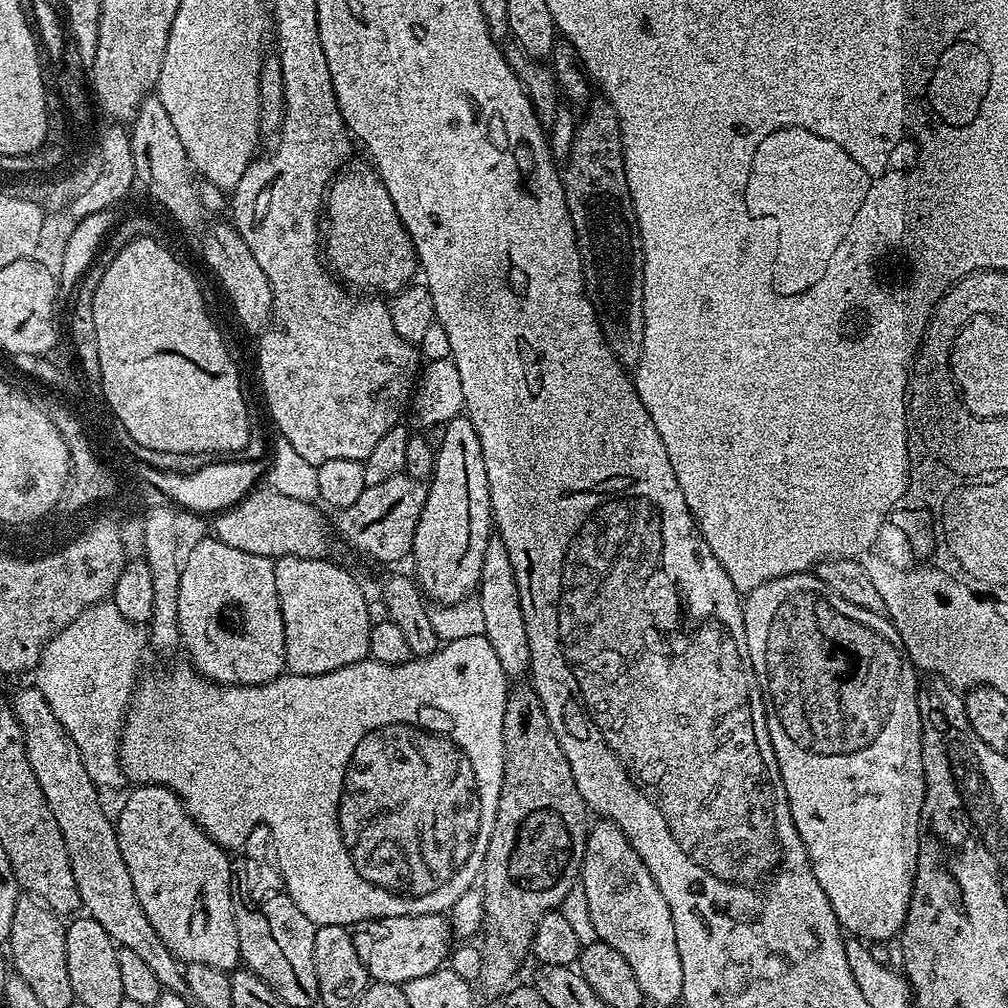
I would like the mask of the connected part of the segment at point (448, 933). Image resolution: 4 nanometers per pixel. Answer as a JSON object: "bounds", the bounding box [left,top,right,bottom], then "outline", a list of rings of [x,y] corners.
{"bounds":[351,914,454,985],"outline":[[[418,914],[363,920],[351,929],[354,950],[364,960],[368,975],[375,982],[404,985],[410,978],[423,978],[434,970],[445,967],[454,944],[454,933],[447,915]]]}

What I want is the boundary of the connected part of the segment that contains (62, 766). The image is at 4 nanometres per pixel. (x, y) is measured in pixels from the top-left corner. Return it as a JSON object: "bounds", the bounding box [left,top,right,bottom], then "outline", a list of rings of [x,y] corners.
{"bounds":[10,686,183,993],"outline":[[[34,686],[20,688],[10,696],[10,703],[24,735],[30,770],[34,770],[34,778],[38,786],[42,786],[46,806],[50,806],[54,822],[58,822],[58,830],[62,830],[83,911],[92,916],[94,922],[99,922],[102,930],[106,930],[119,947],[134,950],[134,954],[140,955],[157,976],[161,989],[183,993],[181,961],[176,959],[166,942],[158,938],[154,926],[150,926],[150,918],[146,918],[146,910],[142,910],[142,902],[138,902],[138,894],[134,894],[134,878],[130,878],[126,858],[122,858],[122,850],[118,850],[113,817],[108,817],[100,805],[101,789],[96,787],[90,774],[86,774],[86,766],[82,766],[82,754],[78,754],[78,746],[74,746],[74,738],[70,738],[62,722],[54,718],[54,710],[50,710],[50,702],[46,702],[42,690]]]}

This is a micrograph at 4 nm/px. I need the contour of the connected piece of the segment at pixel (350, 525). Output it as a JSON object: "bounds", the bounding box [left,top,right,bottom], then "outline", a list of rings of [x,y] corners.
{"bounds":[334,474,428,566],"outline":[[[403,474],[399,476],[395,476],[394,478],[386,478],[386,482],[382,482],[381,484],[369,484],[367,488],[362,490],[362,494],[359,495],[358,500],[350,504],[350,506],[346,506],[345,508],[339,509],[335,513],[336,516],[336,526],[334,522],[334,528],[340,531],[340,536],[345,540],[346,543],[349,544],[350,547],[353,548],[356,552],[361,552],[364,556],[369,556],[372,560],[377,560],[380,564],[392,564],[388,566],[396,566],[399,560],[407,561],[409,559],[410,553],[412,551],[412,543],[414,542],[414,530],[418,530],[418,518],[422,518],[422,506],[426,506],[426,494],[428,493],[428,485],[423,480],[415,480],[414,478],[410,478],[409,476],[405,476]]]}

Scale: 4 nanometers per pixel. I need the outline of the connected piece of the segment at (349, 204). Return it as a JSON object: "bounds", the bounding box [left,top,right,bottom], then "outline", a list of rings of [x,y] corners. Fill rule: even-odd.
{"bounds":[322,163,417,294],"outline":[[[349,163],[328,186],[322,209],[322,256],[345,285],[368,294],[395,294],[417,275],[416,247],[375,167],[365,164]]]}

